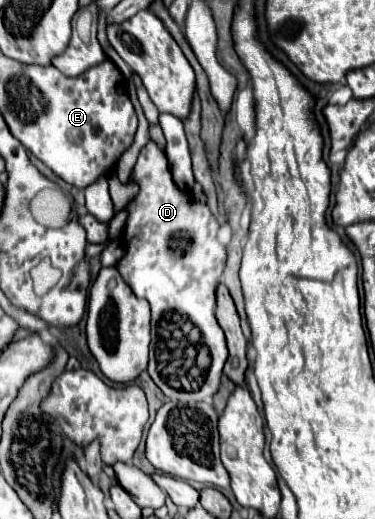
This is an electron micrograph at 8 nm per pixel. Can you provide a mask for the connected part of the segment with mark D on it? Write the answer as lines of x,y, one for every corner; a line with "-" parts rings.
150,141
138,155
132,171
134,181
140,185
140,193
128,205
128,223
124,229
126,255
118,261
118,271
122,279
132,287
134,295
146,299
152,307
152,353
148,363
148,373
160,391
178,403
210,401
218,387
224,363
228,359
228,349
224,333
214,317
216,309
216,285
220,283
222,263
226,259
226,247
218,241
220,223
210,213
208,205
192,201
188,193
180,191
172,179
166,155

